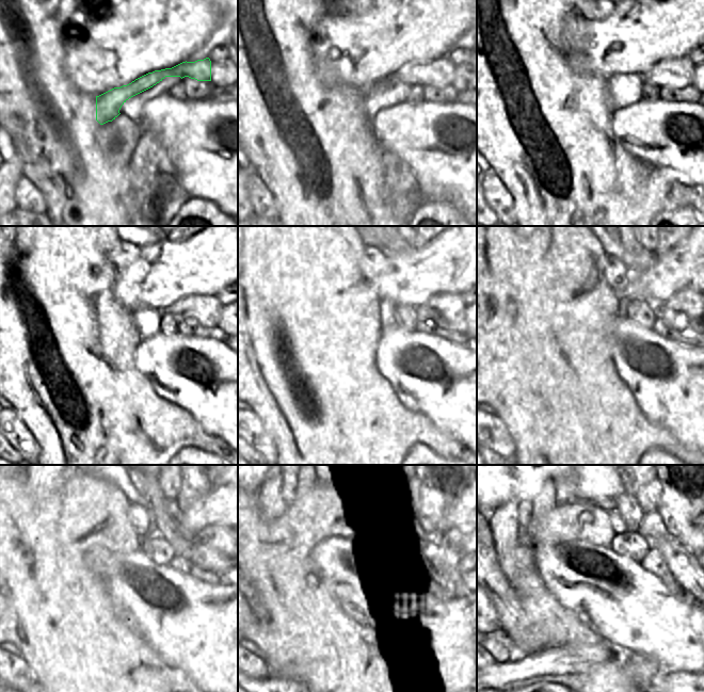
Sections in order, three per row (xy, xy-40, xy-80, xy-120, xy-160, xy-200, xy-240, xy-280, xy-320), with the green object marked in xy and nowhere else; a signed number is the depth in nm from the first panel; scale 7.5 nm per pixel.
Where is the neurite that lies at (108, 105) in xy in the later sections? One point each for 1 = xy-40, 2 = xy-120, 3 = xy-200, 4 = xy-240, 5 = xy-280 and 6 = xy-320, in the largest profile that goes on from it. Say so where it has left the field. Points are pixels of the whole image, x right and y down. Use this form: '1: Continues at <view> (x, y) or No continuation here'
1: Continues at xy-40 (440, 73)
2: Continues at xy-120 (205, 309)
3: Continues at xy-200 (686, 310)
4: Continues at xy-240 (214, 548)
5: Continues at xy-280 (454, 548)
6: Continues at xy-320 (693, 541).

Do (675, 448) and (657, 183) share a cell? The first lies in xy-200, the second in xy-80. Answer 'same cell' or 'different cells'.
same cell

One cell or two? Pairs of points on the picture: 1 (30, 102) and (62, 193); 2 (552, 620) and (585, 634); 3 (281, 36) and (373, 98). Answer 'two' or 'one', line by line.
1: one
2: one
3: two

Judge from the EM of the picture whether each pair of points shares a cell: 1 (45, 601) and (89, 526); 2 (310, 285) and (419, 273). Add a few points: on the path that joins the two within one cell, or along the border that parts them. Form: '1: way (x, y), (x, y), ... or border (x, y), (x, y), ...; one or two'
1: way (48, 582), (48, 565), (69, 544); one
2: border (371, 287), (380, 300); two

